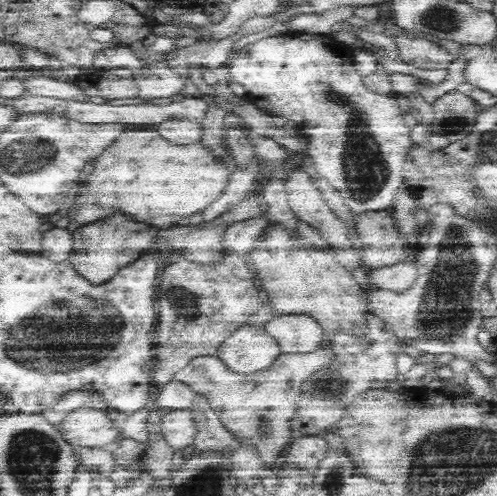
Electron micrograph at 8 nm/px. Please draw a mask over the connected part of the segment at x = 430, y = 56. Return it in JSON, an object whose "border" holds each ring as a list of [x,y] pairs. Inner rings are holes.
{"border":[[[399,35],[394,41],[398,51],[396,60],[416,68],[447,70],[456,59],[460,59],[460,55],[452,55],[446,48],[424,38],[410,39],[406,35]]]}

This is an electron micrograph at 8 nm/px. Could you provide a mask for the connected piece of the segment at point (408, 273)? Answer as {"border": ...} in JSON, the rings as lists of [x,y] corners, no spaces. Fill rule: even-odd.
{"border":[[[408,262],[369,270],[368,280],[373,288],[402,292],[416,278],[416,267]]]}

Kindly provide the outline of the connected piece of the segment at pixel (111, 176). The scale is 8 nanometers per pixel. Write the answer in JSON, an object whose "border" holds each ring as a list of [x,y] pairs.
{"border":[[[126,130],[114,140],[102,156],[96,158],[94,168],[80,188],[74,210],[86,204],[98,204],[124,214],[128,220],[150,226],[154,233],[170,230],[177,222],[194,212],[202,212],[212,200],[220,196],[231,174],[224,165],[212,160],[210,152],[200,144],[176,146],[148,130]]]}

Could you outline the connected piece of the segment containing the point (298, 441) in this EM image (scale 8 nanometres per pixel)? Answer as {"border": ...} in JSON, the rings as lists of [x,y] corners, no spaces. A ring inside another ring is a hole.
{"border":[[[300,436],[295,439],[291,439],[292,444],[288,446],[288,462],[292,462],[292,464],[296,464],[298,468],[304,468],[308,472],[314,472],[316,468],[318,468],[318,462],[326,456],[326,450],[328,450],[328,446],[326,446],[326,442],[324,442],[323,436]]]}

